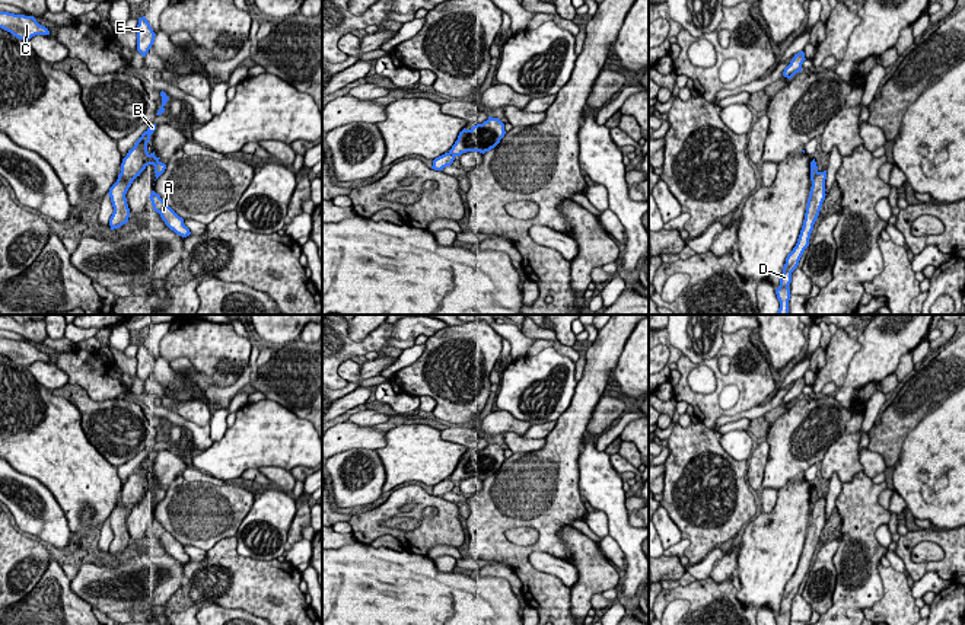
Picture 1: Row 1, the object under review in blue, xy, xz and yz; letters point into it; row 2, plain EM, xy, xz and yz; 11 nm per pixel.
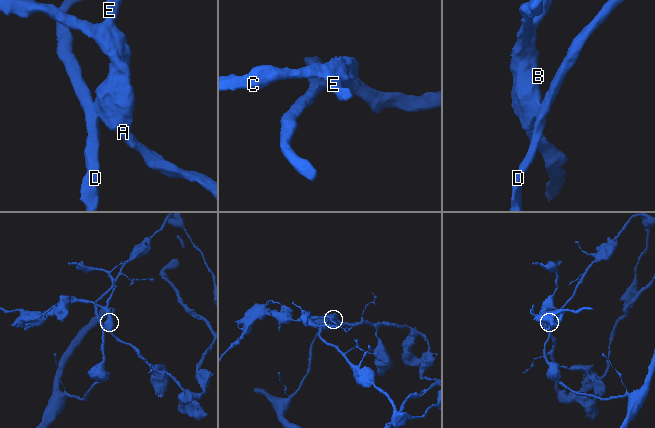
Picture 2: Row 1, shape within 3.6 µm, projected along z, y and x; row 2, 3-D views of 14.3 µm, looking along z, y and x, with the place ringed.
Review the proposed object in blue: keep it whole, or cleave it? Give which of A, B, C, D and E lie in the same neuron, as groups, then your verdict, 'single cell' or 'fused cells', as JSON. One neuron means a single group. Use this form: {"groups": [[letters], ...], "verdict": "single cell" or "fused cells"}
{"groups": [["A", "B", "C", "E"], ["D"]], "verdict": "fused cells"}

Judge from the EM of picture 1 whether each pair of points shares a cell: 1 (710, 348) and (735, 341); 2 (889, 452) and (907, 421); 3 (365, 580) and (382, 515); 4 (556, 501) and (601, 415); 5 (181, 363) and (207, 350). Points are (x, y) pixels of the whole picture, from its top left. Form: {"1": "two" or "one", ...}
{"1": "two", "2": "one", "3": "two", "4": "two", "5": "two"}

